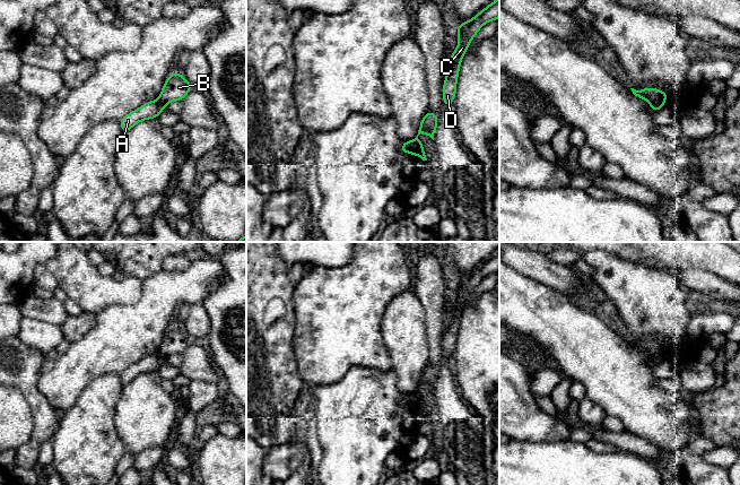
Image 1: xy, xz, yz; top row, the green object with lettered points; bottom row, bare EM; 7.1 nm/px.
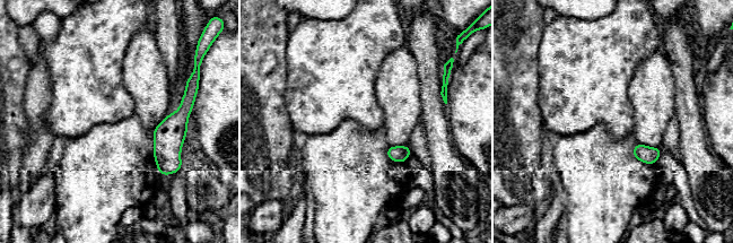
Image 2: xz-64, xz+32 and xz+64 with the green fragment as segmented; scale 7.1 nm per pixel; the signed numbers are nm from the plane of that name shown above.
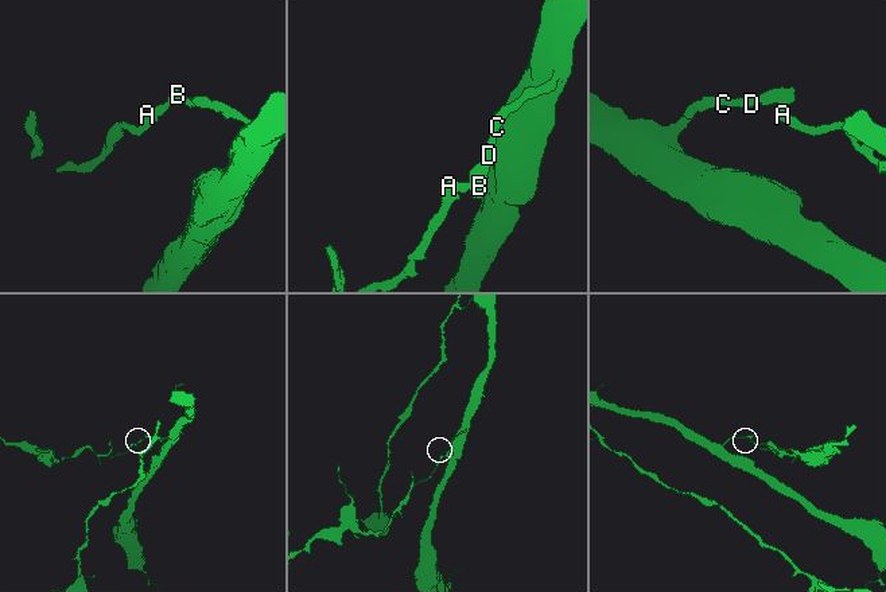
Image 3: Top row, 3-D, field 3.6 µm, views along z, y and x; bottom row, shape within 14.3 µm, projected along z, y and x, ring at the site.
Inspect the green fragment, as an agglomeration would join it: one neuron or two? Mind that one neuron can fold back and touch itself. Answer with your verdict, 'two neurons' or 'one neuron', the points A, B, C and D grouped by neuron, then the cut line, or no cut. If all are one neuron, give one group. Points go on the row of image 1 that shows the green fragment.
two neurons; groups A / B C D; cut yz (663, 102), (650, 103)

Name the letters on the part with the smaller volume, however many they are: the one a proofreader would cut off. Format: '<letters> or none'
A

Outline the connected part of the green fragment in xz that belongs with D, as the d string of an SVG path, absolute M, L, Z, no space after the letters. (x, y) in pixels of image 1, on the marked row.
M495 0L487 6L471 20L462 23L456 26L459 34L459 45L450 58L447 64L447 72L443 85L443 103L447 107L452 107L453 99L456 92L456 80L460 70L460 63L463 54L467 52L471 40L479 32L481 26L490 20L497 20L499 17L499 0Z

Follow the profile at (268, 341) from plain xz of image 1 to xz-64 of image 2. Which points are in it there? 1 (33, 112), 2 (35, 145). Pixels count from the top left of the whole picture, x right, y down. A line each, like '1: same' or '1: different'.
1: different
2: different

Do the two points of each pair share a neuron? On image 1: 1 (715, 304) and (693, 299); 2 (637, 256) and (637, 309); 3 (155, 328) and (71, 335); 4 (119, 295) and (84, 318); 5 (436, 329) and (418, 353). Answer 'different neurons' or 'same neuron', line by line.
1: same neuron
2: different neurons
3: different neurons
4: different neurons
5: different neurons

